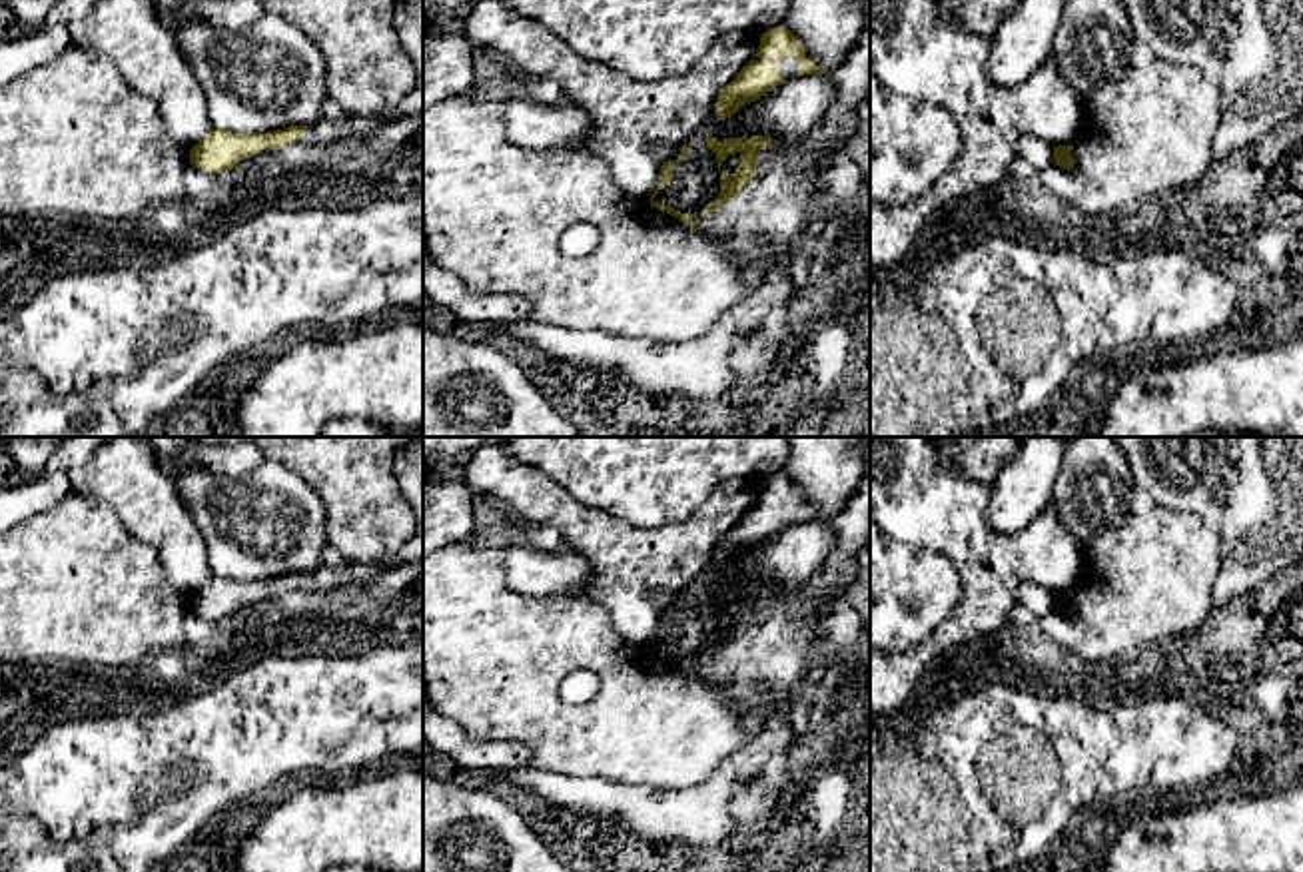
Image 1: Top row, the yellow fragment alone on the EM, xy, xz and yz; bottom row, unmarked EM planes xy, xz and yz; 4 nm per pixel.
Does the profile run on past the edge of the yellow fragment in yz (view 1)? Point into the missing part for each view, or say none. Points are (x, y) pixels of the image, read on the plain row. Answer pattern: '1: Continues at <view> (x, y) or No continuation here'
1: No continuation here

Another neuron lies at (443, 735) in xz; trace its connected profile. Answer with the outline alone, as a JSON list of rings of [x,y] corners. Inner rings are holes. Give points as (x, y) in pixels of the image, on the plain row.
[[[429,712],[423,718],[423,740],[463,770],[507,772],[527,768],[531,758],[525,744],[469,738],[457,722],[439,712]]]

